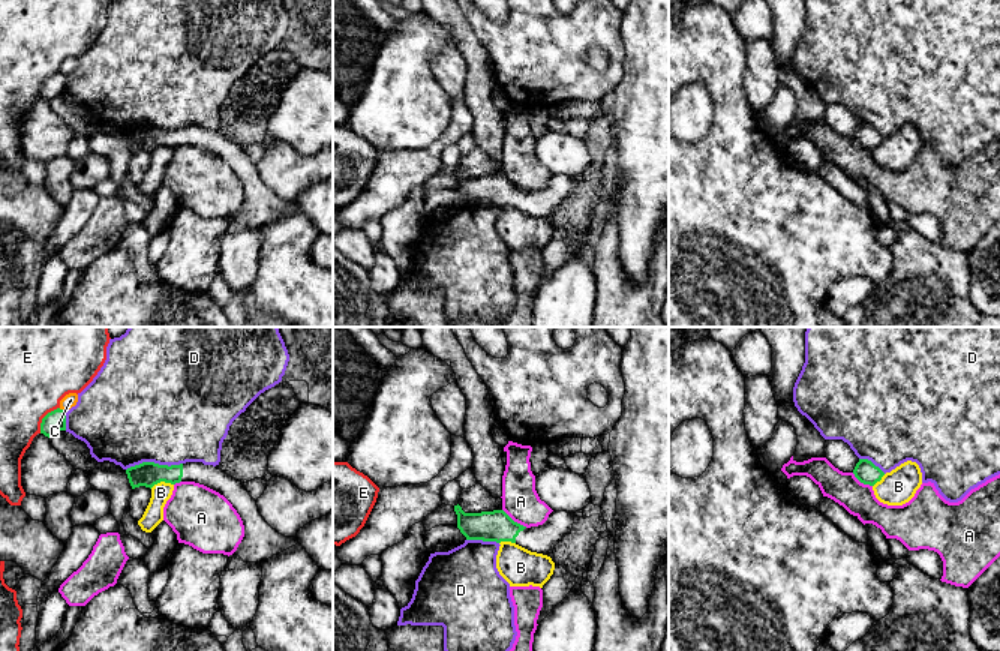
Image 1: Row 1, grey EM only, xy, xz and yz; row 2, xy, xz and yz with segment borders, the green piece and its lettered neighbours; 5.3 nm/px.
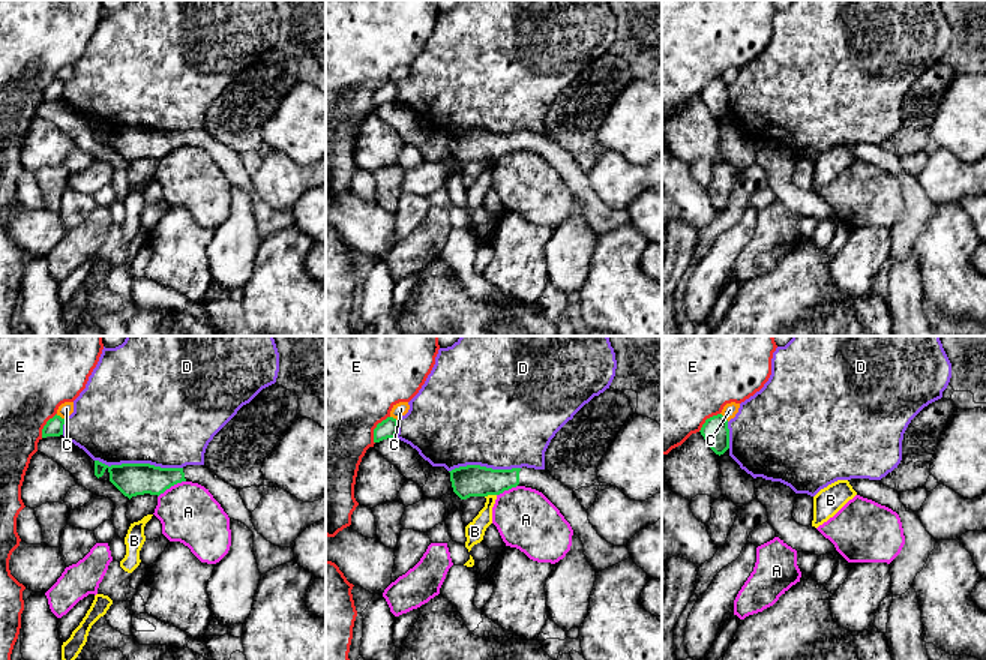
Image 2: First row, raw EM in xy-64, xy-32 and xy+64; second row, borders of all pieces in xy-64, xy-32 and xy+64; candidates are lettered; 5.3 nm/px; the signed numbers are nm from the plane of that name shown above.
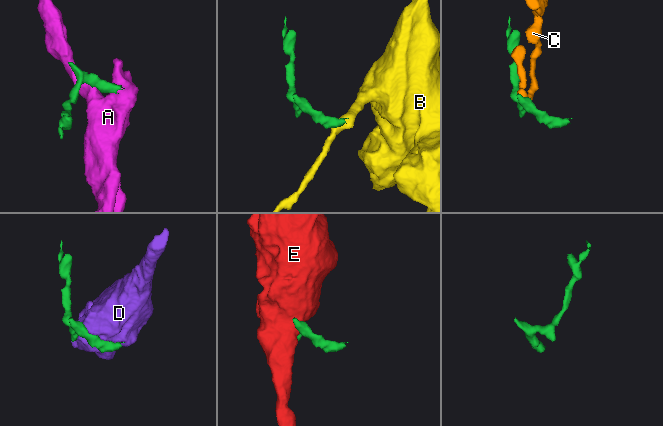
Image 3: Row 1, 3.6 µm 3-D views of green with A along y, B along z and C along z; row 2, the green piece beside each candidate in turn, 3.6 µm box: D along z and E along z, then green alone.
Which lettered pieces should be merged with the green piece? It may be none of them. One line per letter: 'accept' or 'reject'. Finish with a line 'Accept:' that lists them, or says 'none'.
A: reject
B: reject
C: reject
D: reject
E: reject
Accept: none

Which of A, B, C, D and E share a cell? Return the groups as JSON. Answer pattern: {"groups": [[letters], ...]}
{"groups": [["A"], ["B"], ["C"], ["D"], ["E"]]}

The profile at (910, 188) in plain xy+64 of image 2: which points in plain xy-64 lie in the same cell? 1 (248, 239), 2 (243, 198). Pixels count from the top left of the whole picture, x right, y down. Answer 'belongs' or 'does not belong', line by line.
1: does not belong
2: does not belong

